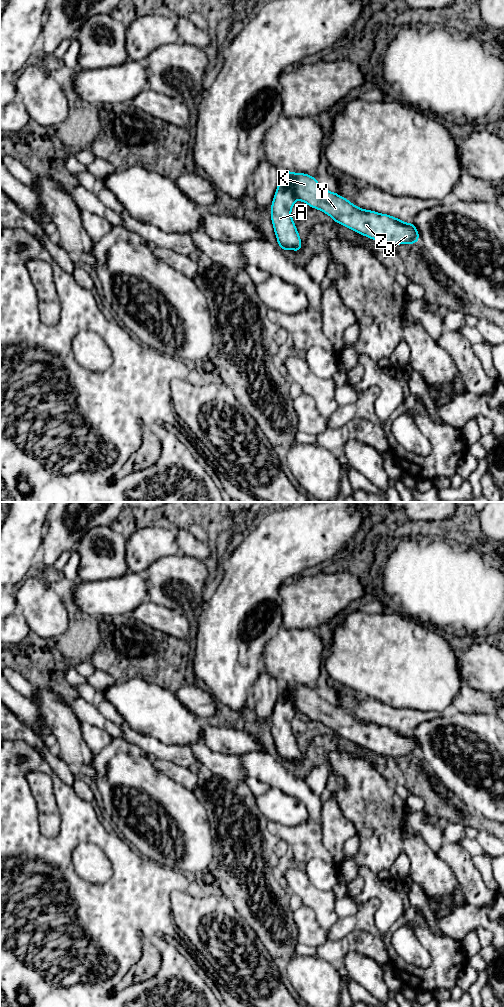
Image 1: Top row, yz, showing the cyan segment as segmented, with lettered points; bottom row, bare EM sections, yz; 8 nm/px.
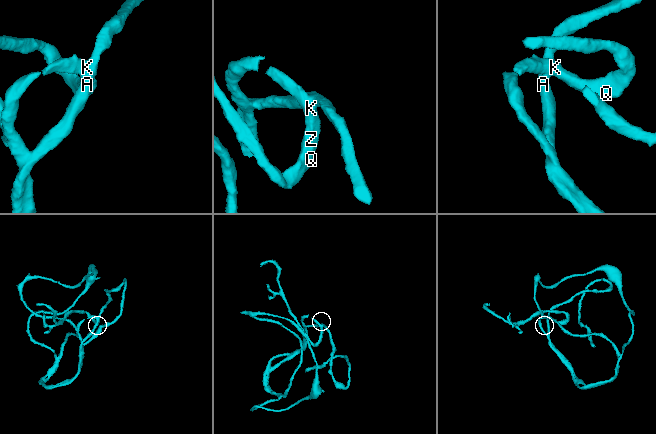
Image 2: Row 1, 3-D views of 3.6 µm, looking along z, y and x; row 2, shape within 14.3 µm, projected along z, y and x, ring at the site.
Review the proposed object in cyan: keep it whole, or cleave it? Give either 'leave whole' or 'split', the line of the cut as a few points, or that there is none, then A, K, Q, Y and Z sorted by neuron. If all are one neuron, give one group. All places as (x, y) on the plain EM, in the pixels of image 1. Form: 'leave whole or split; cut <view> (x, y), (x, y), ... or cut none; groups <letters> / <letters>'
leave whole; cut none; groups A K Q Y Z

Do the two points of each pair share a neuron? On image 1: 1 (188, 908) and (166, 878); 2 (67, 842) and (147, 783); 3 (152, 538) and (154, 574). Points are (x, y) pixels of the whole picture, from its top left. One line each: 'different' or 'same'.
1: different
2: different
3: different

